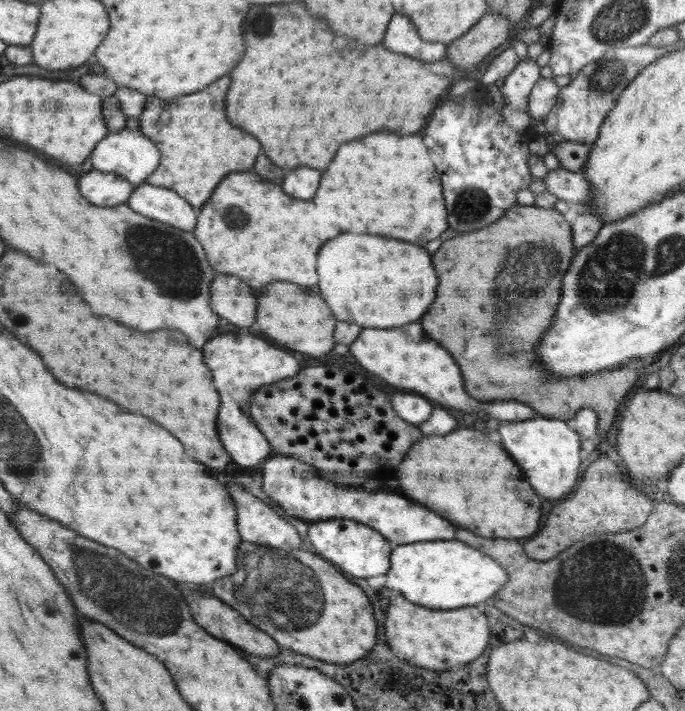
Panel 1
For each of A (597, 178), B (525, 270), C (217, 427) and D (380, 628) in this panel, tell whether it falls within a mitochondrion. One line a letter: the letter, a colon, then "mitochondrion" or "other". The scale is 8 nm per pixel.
A: other
B: mitochondrion
C: other
D: other

